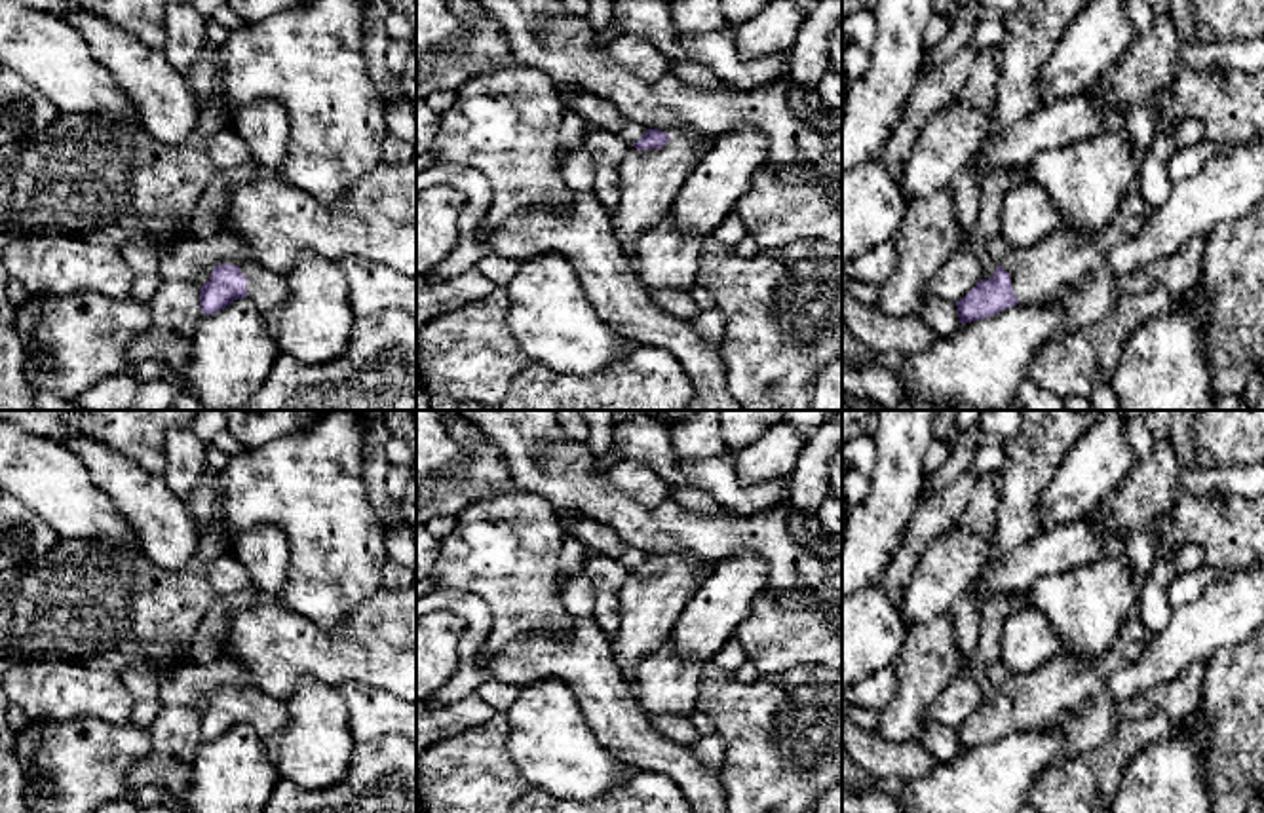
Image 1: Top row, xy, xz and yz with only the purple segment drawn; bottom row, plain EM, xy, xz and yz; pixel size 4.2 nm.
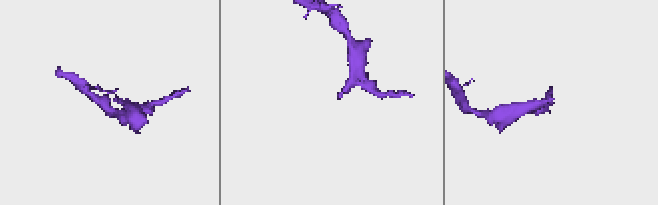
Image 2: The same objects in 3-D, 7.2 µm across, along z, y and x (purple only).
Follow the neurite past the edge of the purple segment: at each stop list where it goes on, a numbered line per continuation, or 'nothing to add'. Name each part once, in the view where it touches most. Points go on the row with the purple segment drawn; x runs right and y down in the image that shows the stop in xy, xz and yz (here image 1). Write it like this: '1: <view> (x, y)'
1: xz (649, 181)

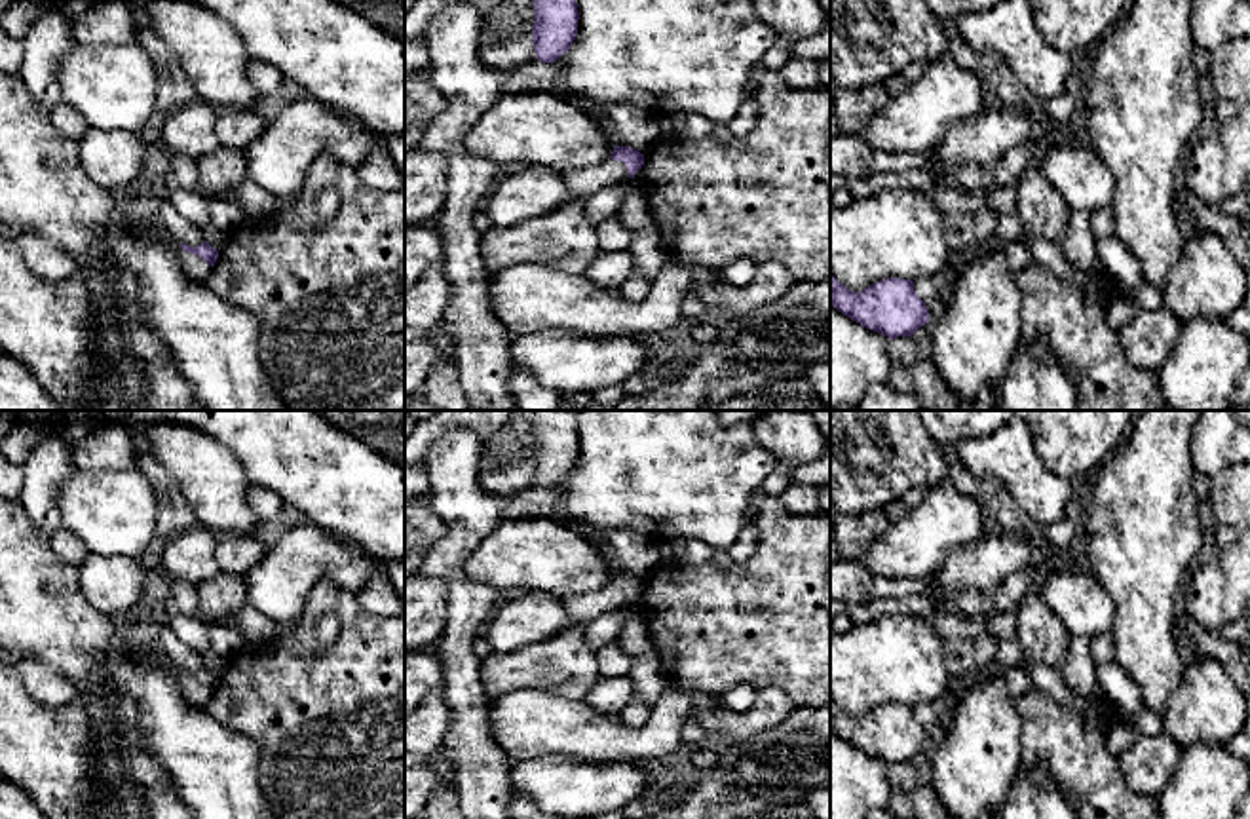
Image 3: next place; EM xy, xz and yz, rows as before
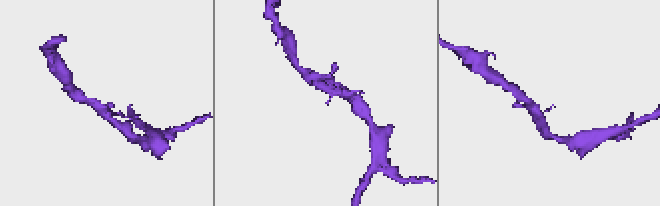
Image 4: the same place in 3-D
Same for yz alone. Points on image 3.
nothing to add

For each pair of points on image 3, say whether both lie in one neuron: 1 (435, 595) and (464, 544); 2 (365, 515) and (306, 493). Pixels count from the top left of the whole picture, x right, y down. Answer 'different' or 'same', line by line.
1: different
2: same

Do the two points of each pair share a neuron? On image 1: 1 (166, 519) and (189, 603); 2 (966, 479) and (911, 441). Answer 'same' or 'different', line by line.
1: different
2: different

